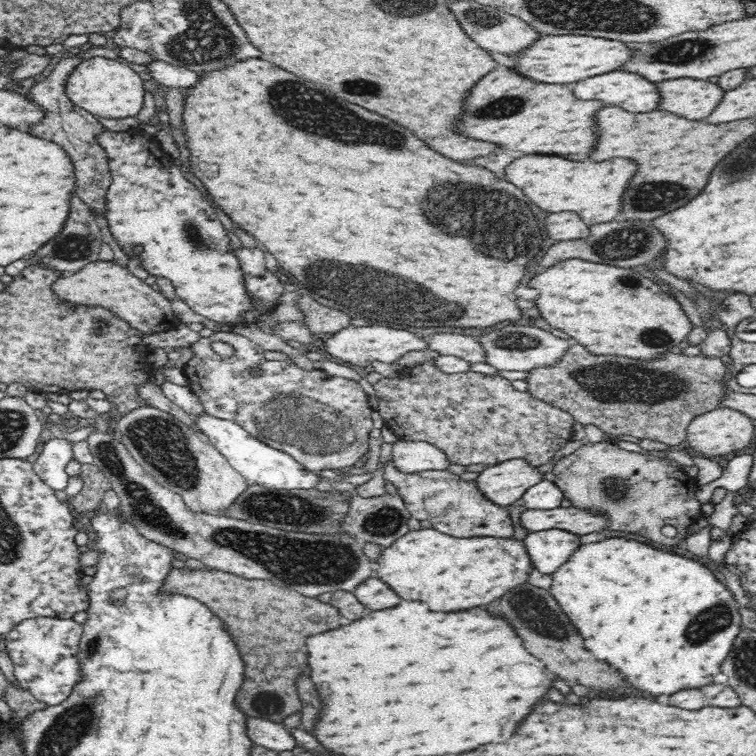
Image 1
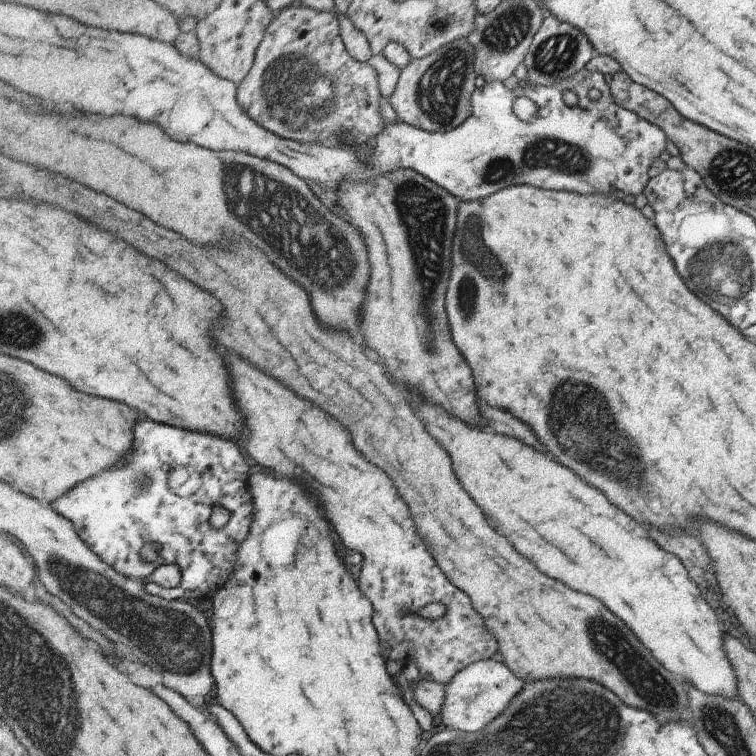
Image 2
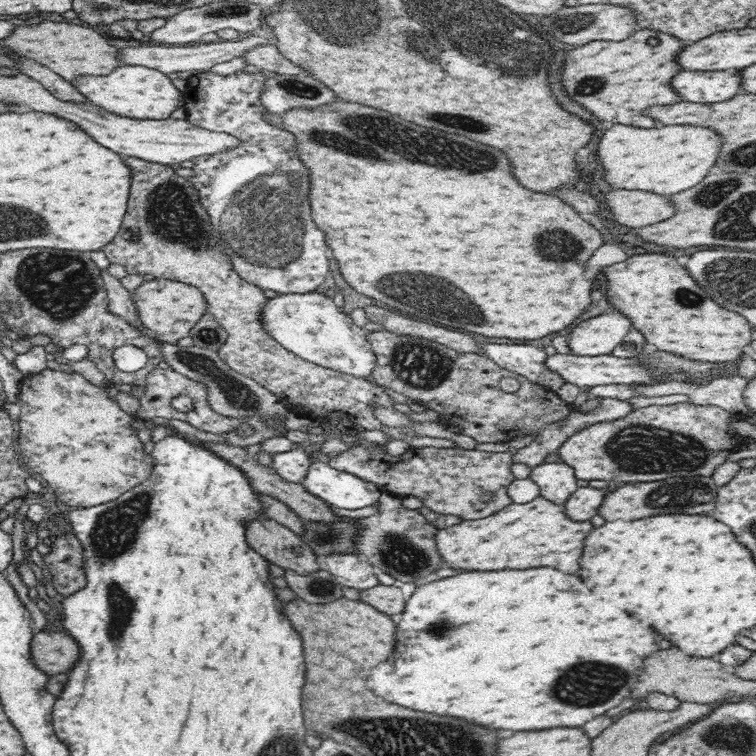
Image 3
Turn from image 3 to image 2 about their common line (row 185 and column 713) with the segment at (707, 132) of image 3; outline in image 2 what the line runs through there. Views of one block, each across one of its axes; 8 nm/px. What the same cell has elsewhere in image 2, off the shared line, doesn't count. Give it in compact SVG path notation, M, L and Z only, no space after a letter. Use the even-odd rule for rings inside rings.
M415 394L413 398L423 412L427 428L445 448L451 450L457 474L465 482L463 486L467 486L473 498L481 502L485 514L489 514L489 522L493 522L501 534L511 538L521 554L537 562L545 574L569 582L569 586L575 590L605 602L605 606L609 606L609 610L613 610L613 614L617 614L641 638L641 642L649 646L653 656L663 666L669 666L669 670L683 676L685 682L705 694L709 692L711 696L737 698L733 676L735 672L723 654L723 634L719 622L703 600L697 584L691 580L689 570L681 558L663 550L647 536L646 526L629 516L625 510L617 508L601 490L581 480L581 476L577 476L573 470L555 462L549 454L537 452L535 448L525 446L515 438L507 438L491 430L471 428L465 422L445 414L445 410L439 406L423 404L421 396Z

